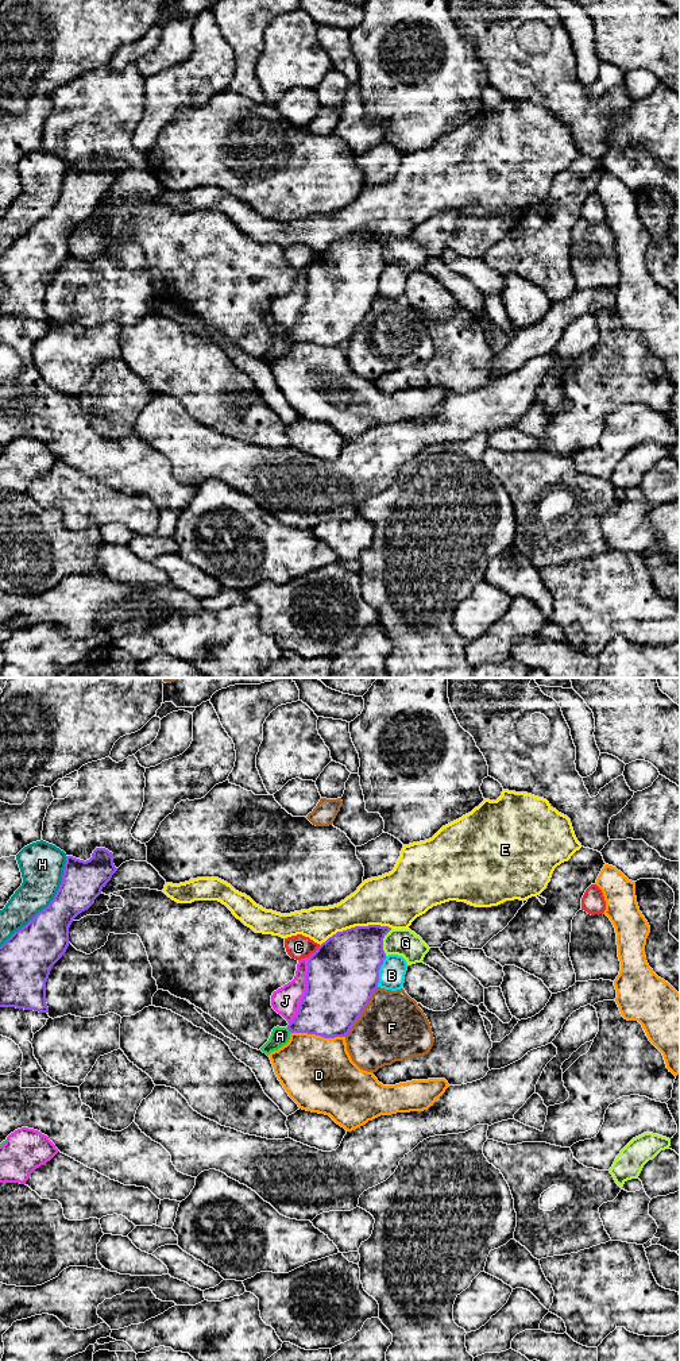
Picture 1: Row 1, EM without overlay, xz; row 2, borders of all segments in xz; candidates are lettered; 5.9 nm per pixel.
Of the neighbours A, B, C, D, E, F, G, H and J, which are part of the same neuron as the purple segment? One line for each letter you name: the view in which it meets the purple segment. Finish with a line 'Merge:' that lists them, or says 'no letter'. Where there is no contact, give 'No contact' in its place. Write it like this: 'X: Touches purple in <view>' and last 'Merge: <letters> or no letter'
Merge: no letter

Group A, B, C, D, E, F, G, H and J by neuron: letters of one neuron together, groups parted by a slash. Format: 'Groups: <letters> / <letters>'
Groups: A / B / C / D / E / F / G / H / J

